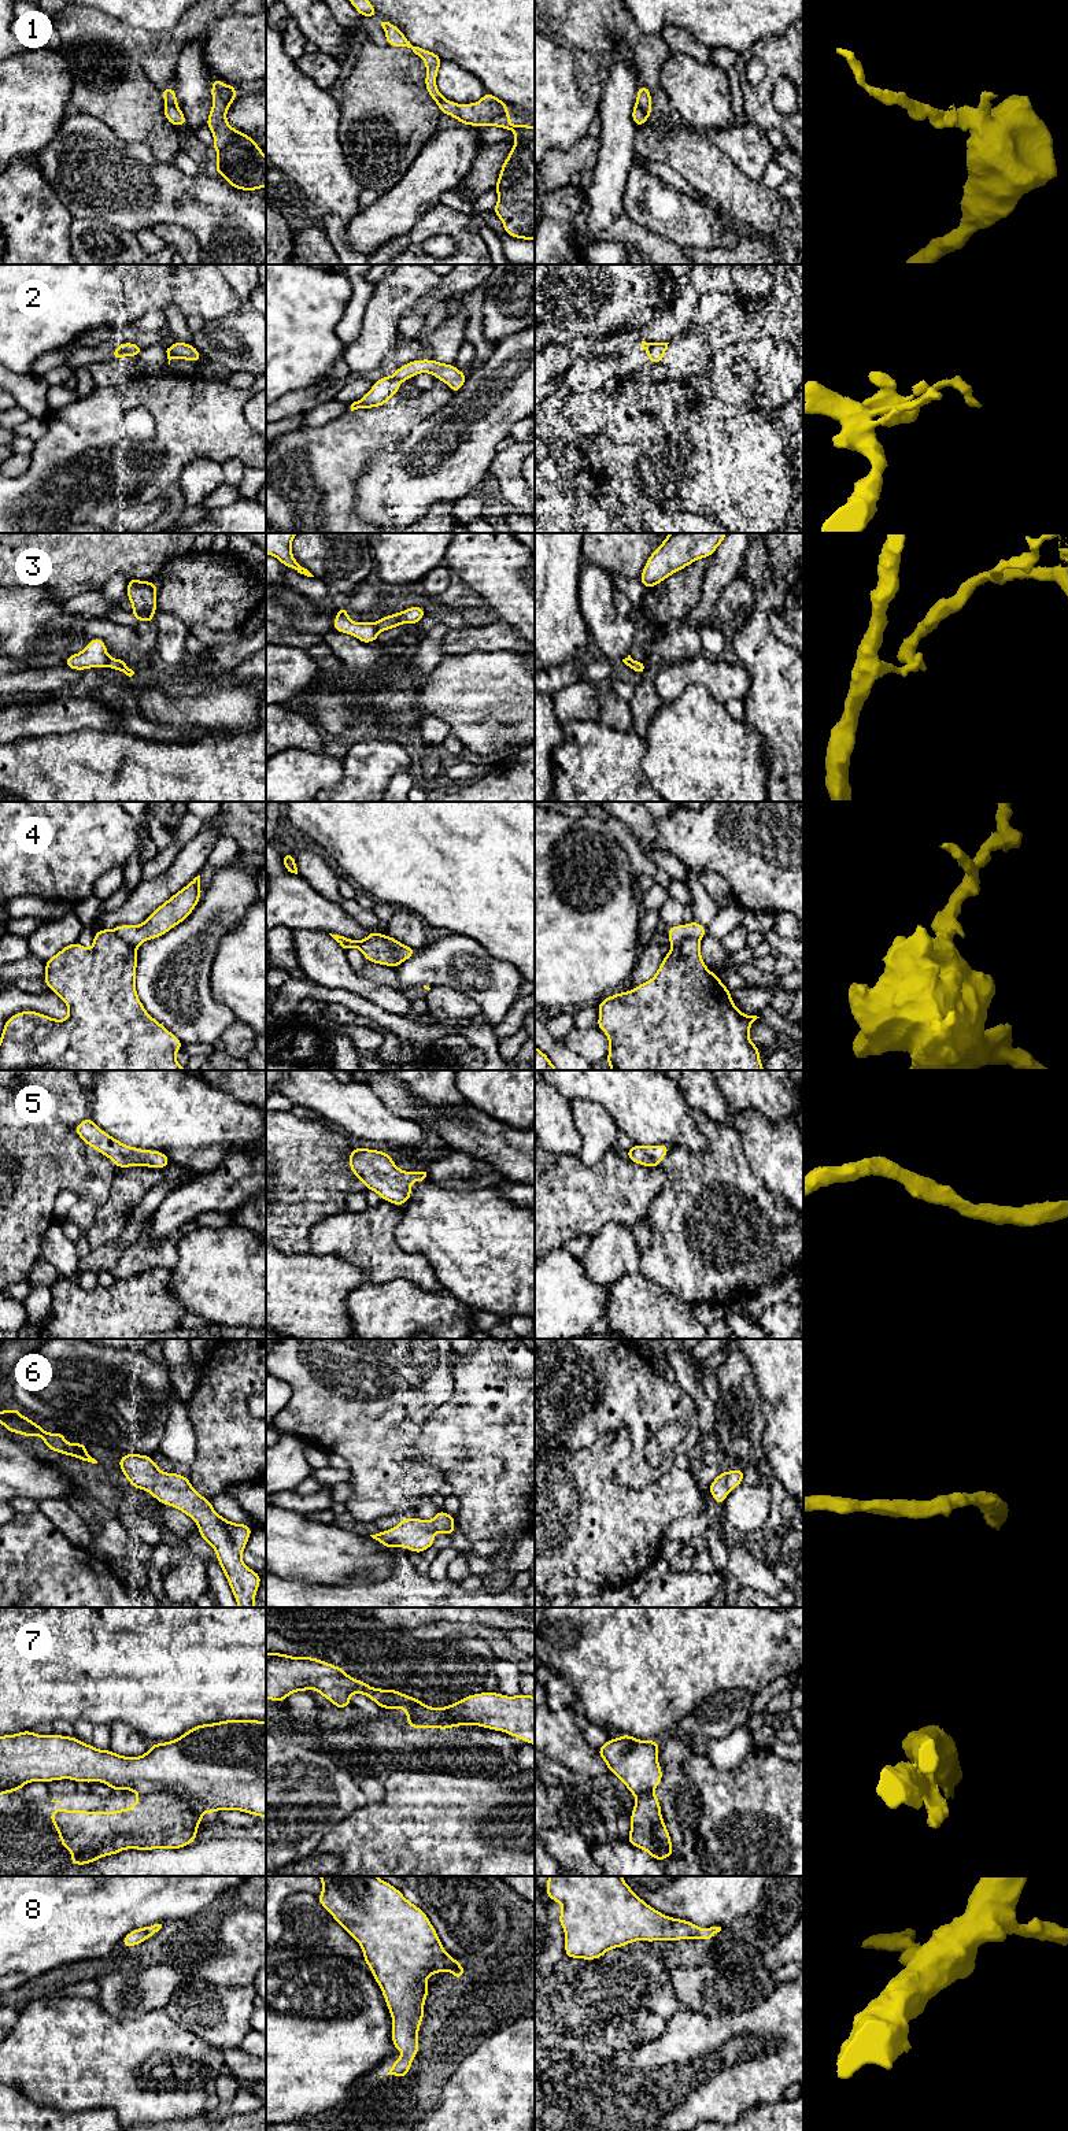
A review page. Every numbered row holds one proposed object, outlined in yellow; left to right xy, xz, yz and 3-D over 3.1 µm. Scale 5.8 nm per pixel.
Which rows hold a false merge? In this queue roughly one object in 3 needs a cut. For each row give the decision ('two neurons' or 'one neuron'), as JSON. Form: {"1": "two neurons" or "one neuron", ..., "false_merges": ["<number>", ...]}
{"1": "two neurons", "2": "two neurons", "3": "two neurons", "4": "two neurons", "5": "one neuron", "6": "one neuron", "7": "two neurons", "8": "one neuron", "false_merges": ["1", "2", "3", "4", "7"]}

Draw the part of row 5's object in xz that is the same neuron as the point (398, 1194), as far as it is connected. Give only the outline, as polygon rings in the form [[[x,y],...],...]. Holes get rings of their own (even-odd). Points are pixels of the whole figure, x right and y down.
[[[351,1148],[348,1158],[351,1172],[376,1191],[383,1200],[402,1206],[411,1198],[410,1183],[422,1181],[426,1172],[399,1169],[388,1153],[370,1148]]]

